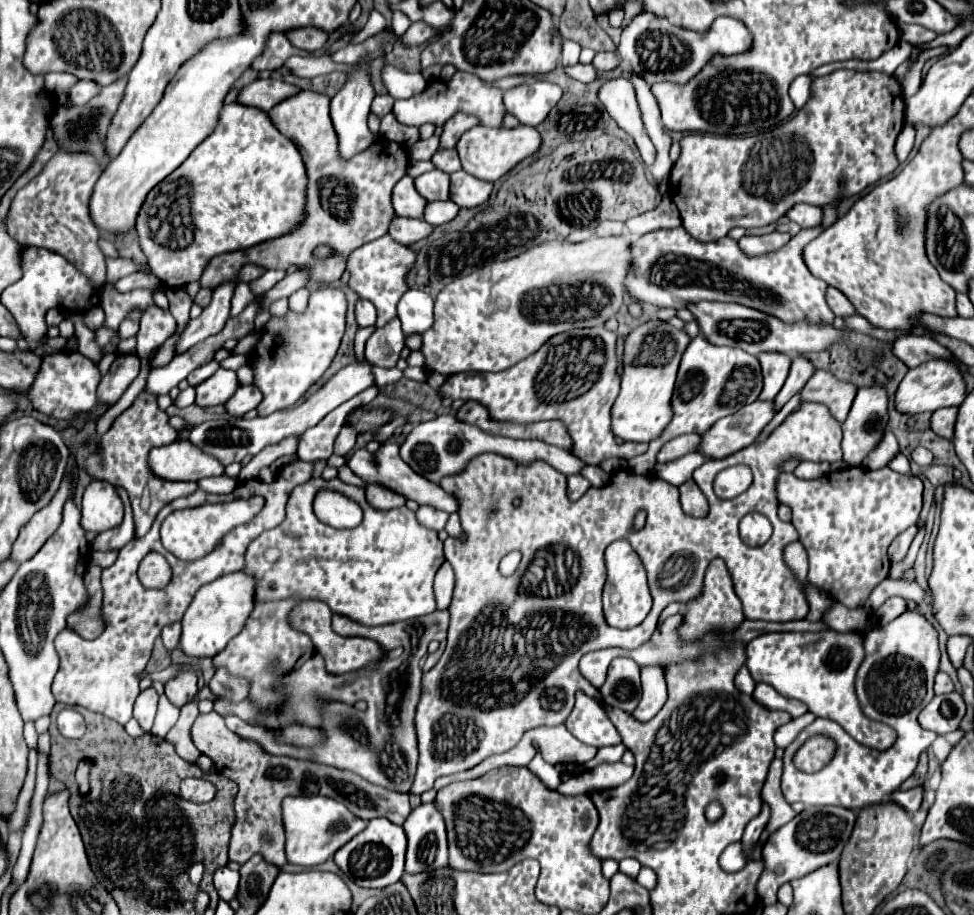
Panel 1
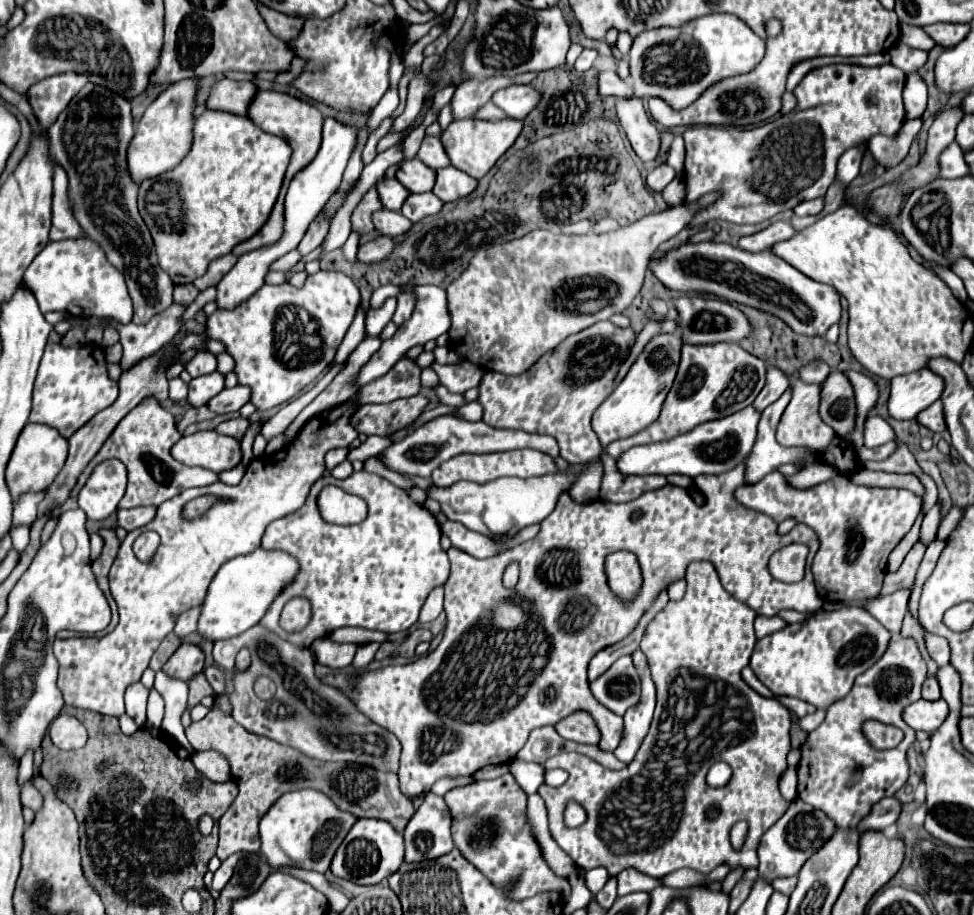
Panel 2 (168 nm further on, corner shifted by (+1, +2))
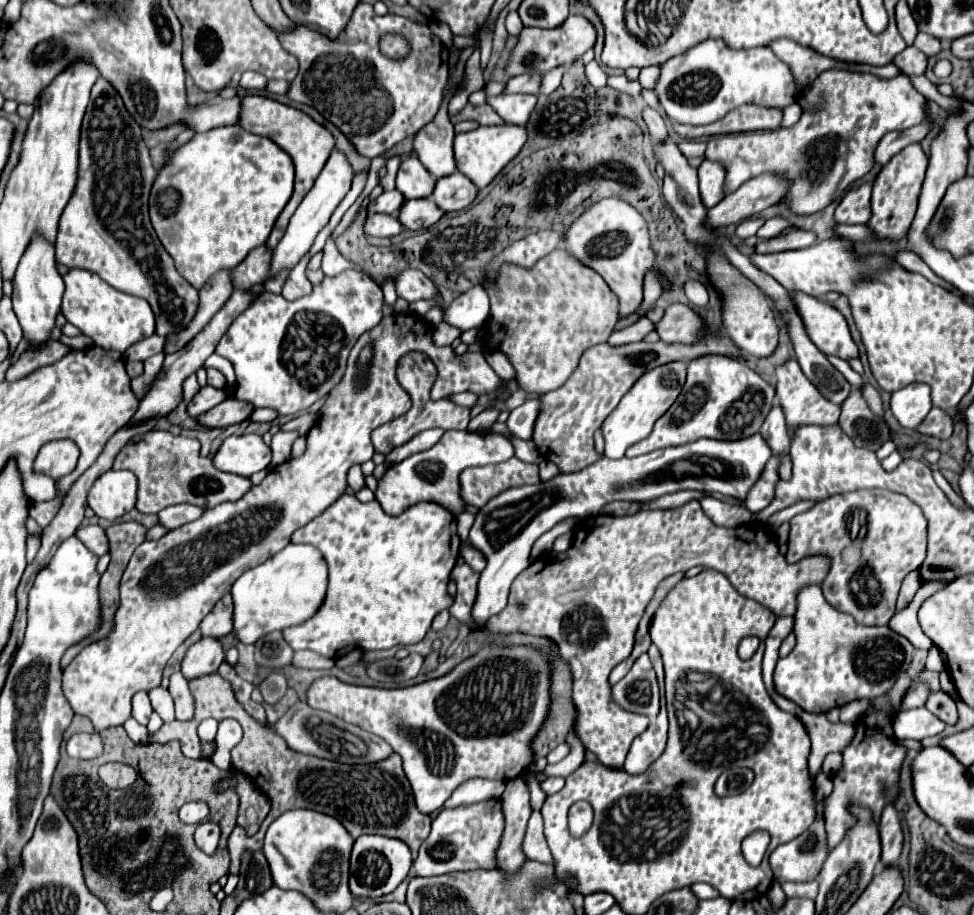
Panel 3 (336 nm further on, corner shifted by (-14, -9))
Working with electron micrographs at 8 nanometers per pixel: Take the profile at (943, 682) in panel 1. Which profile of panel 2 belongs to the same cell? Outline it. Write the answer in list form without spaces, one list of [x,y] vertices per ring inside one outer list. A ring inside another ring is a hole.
[[[928,677],[924,687],[922,687],[922,697],[928,699],[928,701],[936,701],[940,699],[940,685],[938,685],[938,679],[936,677]]]

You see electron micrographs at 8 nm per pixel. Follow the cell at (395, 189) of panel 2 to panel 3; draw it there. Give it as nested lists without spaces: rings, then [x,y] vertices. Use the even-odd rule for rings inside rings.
[[[391,190],[391,192],[383,192],[377,198],[369,200],[369,212],[383,212],[383,214],[393,214],[395,210],[399,210],[399,206],[403,204],[403,194],[399,194],[399,190]]]

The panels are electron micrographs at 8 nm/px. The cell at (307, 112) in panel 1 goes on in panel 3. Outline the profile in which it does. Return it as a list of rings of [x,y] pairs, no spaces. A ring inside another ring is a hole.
[[[243,96],[241,98],[241,112],[239,112],[239,126],[243,126],[243,130],[251,132],[251,134],[259,134],[259,136],[267,136],[269,140],[273,140],[281,150],[285,150],[293,164],[295,164],[295,192],[291,196],[291,200],[287,202],[287,206],[283,208],[283,212],[279,214],[275,228],[267,240],[269,248],[275,248],[279,244],[279,240],[285,234],[287,222],[293,214],[293,210],[299,206],[299,202],[303,200],[304,196],[311,190],[317,174],[321,172],[323,164],[327,162],[331,150],[333,150],[333,136],[327,128],[323,128],[321,124],[317,124],[313,118],[309,118],[307,114],[303,114],[297,108],[285,106],[277,100],[265,98],[265,96]]]

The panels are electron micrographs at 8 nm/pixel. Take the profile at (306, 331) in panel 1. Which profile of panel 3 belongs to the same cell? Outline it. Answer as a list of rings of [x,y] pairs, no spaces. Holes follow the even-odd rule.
[[[343,270],[341,274],[331,278],[325,276],[323,282],[317,284],[311,294],[293,302],[287,302],[283,296],[271,292],[259,294],[257,300],[233,320],[233,324],[215,348],[215,352],[227,358],[235,368],[235,398],[249,402],[255,408],[273,408],[279,414],[297,414],[307,410],[313,402],[323,398],[341,380],[349,350],[355,344],[355,340],[371,326],[377,326],[379,318],[383,318],[381,306],[381,286],[377,286],[367,274],[355,270]]]

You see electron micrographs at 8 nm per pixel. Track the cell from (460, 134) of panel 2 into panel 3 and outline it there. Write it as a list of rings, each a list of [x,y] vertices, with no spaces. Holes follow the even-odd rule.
[[[501,124],[501,126],[479,126],[471,132],[461,132],[455,136],[455,164],[461,174],[465,174],[477,188],[485,188],[501,168],[517,156],[527,140],[527,132],[523,126]]]

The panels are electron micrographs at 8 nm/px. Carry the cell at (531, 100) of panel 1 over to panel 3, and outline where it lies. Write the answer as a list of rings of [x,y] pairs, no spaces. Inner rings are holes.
[[[499,94],[489,96],[487,104],[507,122],[507,124],[527,124],[531,110],[535,108],[537,96],[531,94]]]

